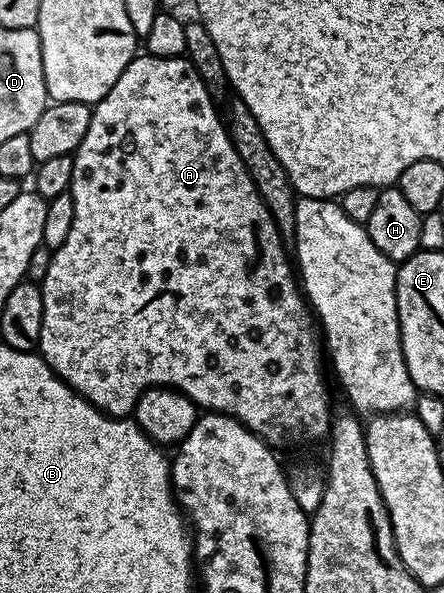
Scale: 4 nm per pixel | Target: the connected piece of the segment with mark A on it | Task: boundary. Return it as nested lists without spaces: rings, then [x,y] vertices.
[[[135,56],[127,64],[125,71],[115,80],[111,92],[103,96],[101,101],[93,106],[91,116],[91,128],[87,128],[87,136],[79,144],[76,154],[73,155],[75,172],[69,185],[69,192],[75,204],[75,220],[71,220],[71,232],[67,232],[67,240],[59,249],[52,251],[47,276],[40,282],[41,295],[43,296],[43,328],[41,329],[41,345],[39,353],[45,359],[45,363],[51,367],[56,374],[69,385],[77,394],[83,395],[87,401],[95,408],[99,408],[104,414],[111,415],[112,418],[123,418],[132,415],[133,409],[137,406],[137,401],[141,398],[144,390],[151,390],[155,386],[164,386],[185,394],[202,411],[214,414],[230,414],[232,418],[240,420],[244,426],[255,436],[259,436],[271,448],[277,446],[305,446],[308,442],[317,442],[321,437],[328,435],[331,430],[331,413],[329,414],[329,390],[325,387],[325,374],[321,371],[321,358],[323,362],[323,346],[319,341],[318,331],[315,329],[315,322],[312,317],[305,318],[307,314],[307,302],[299,289],[298,279],[295,277],[294,267],[285,259],[286,247],[281,241],[281,233],[277,230],[277,225],[273,223],[273,218],[269,214],[269,209],[263,204],[243,160],[235,152],[235,148],[229,139],[229,132],[225,129],[225,124],[219,110],[213,107],[214,95],[211,93],[204,80],[199,76],[199,72],[193,67],[193,63],[188,57],[180,58],[155,58],[152,56]]]

